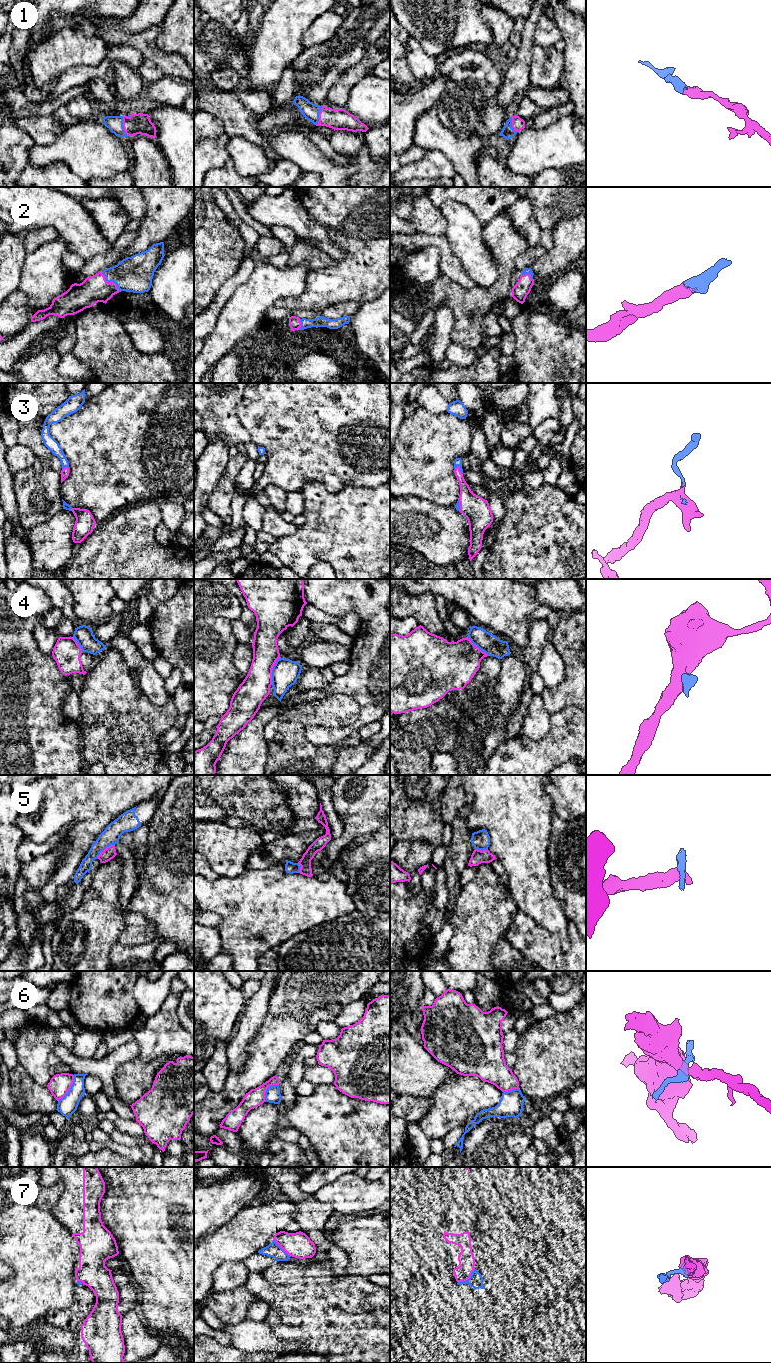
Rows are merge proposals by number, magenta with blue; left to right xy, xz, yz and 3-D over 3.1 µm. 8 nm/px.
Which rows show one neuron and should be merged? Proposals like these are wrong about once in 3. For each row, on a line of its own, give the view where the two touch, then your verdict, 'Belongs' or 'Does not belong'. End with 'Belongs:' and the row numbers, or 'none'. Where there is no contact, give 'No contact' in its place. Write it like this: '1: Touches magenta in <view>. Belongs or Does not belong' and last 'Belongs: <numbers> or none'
1: Touches magenta in xy. Belongs
2: Touches magenta in xy. Belongs
3: Touches magenta in yz. Belongs
4: Touches magenta in xz. Does not belong
5: Touches magenta in xy. Does not belong
6: Touches magenta in xy. Does not belong
7: Touches magenta in yz. Does not belong
Belongs: 1, 2, 3

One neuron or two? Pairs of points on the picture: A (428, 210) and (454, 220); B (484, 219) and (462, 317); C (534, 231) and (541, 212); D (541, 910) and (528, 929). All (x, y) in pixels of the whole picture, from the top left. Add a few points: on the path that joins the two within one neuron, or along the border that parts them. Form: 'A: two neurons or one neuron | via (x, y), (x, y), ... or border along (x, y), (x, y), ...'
A: two neurons | border along (439, 207), (446, 222), (445, 234)
B: two neurons | border along (502, 210), (483, 227)
C: two neurons | border along (529, 200), (532, 206), (533, 217), (542, 230)
D: two neurons | border along (518, 909), (527, 914), (537, 924), (553, 933)

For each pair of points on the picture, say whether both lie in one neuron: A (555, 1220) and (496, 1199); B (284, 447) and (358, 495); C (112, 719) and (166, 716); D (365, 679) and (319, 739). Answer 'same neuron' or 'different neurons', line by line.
A: same neuron
B: different neurons
C: same neuron
D: same neuron

